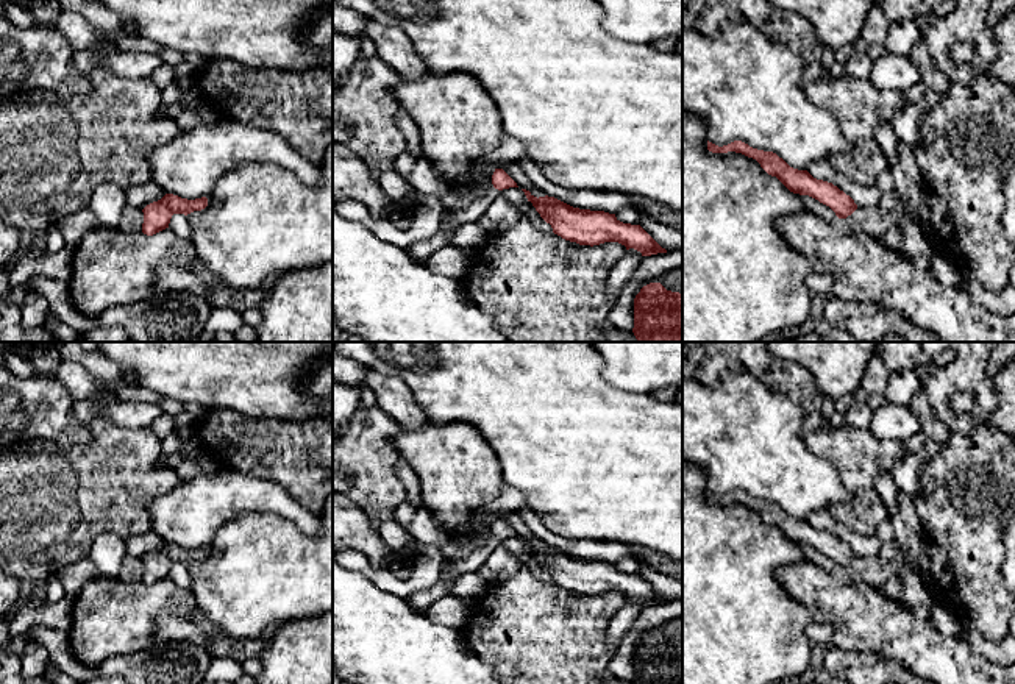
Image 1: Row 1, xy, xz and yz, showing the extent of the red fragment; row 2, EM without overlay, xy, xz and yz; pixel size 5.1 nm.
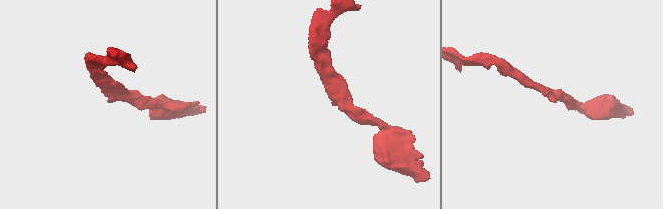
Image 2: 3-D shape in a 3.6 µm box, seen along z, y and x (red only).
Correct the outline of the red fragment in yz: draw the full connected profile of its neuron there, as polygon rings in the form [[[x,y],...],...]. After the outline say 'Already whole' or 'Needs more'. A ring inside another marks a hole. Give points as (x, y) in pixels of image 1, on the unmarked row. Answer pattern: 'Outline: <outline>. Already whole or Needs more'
Outline: [[[707,490],[707,500],[712,503],[735,501],[756,509],[768,525],[776,526],[790,542],[818,550],[829,556],[839,568],[846,568],[857,559],[854,550],[837,536],[814,528],[807,520],[790,517],[773,501],[753,498],[742,490],[734,490],[723,497]]]. Already whole

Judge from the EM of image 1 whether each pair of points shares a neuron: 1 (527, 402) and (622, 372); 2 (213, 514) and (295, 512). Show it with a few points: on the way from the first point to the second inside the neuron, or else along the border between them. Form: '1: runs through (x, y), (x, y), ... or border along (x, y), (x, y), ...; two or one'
1: border along (601, 358), (605, 377), (614, 386), (637, 394); two
2: runs through (233, 500), (275, 500); one

